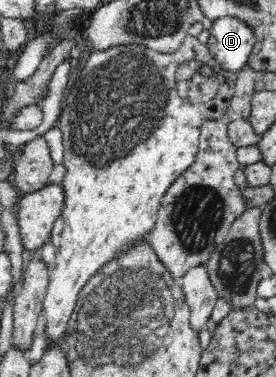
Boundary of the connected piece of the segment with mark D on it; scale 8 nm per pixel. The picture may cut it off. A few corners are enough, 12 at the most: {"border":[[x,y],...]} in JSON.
{"border":[[239,19],[210,21],[207,47],[224,70],[239,73],[256,47]]}

